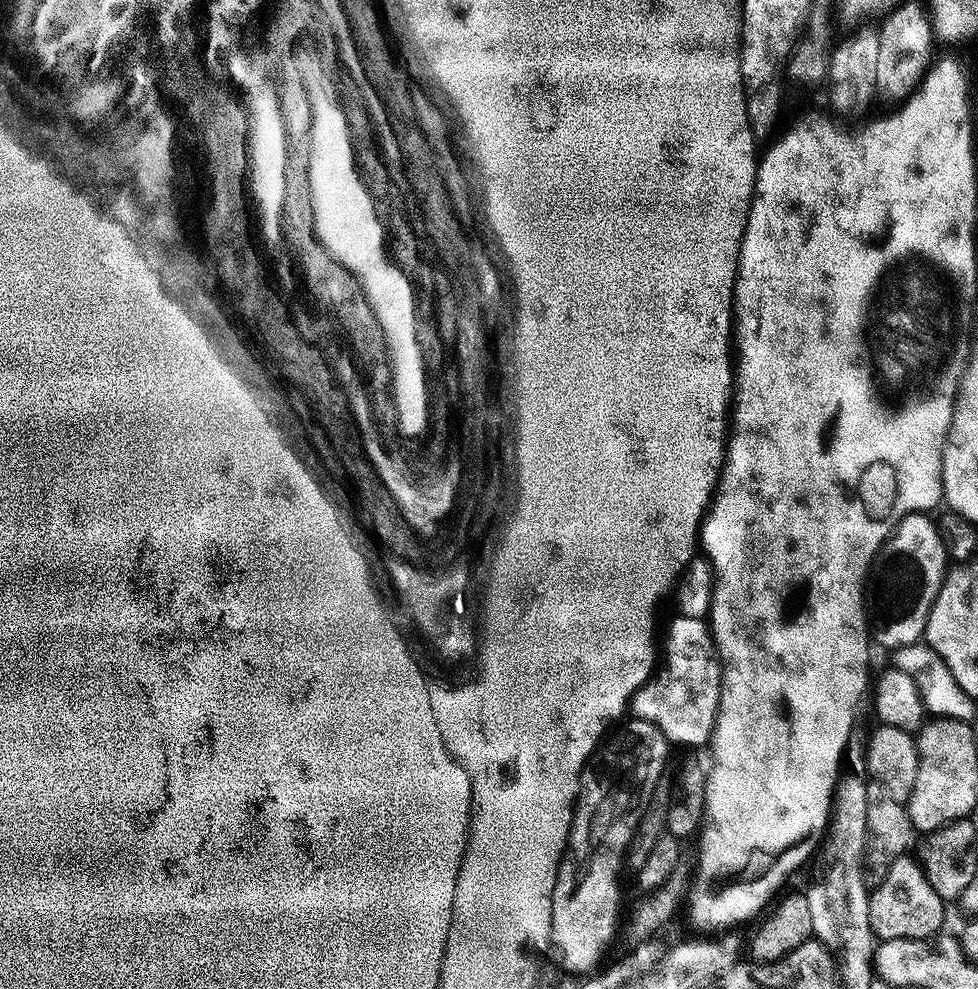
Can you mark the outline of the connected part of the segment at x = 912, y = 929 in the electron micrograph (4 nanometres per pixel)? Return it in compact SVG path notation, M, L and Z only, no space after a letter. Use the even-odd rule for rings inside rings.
M905 854L894 858L894 866L886 870L880 884L871 889L869 898L869 926L877 941L894 938L922 938L937 935L944 924L946 902L934 894L934 886L926 882L915 855Z

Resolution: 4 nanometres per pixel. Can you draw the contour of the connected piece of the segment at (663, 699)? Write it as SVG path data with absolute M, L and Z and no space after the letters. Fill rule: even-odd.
M679 614L673 617L664 644L662 636L662 655L648 681L633 692L630 712L635 719L658 726L669 745L685 744L683 747L691 750L705 747L711 741L720 709L722 664L704 620Z

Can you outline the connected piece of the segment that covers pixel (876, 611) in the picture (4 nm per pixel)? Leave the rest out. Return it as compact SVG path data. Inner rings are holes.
M912 512L892 529L883 546L876 551L866 581L866 615L870 636L875 643L877 640L882 647L888 648L887 650L895 650L907 644L917 643L923 637L928 615L934 606L949 564L950 557L940 532L936 529L936 520L931 515Z

